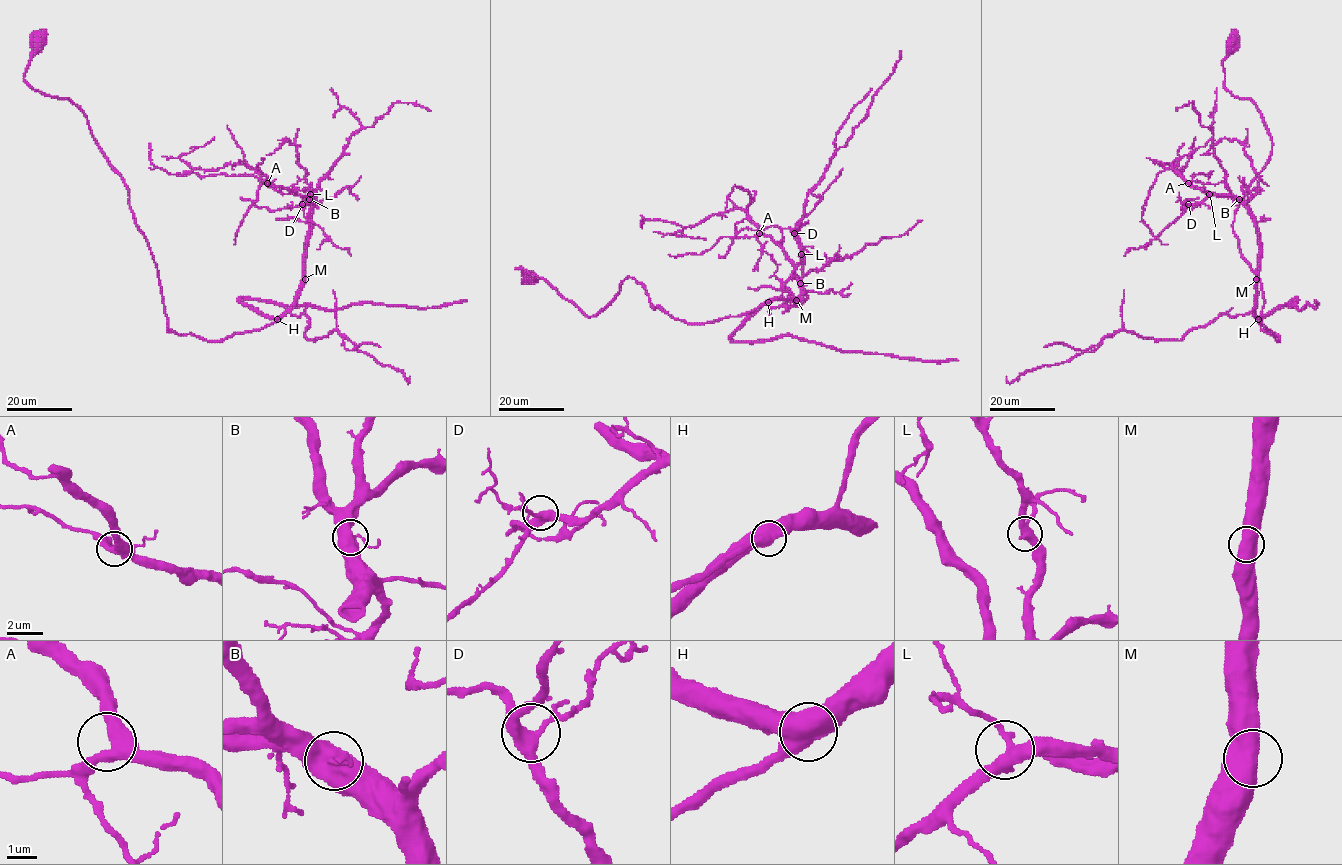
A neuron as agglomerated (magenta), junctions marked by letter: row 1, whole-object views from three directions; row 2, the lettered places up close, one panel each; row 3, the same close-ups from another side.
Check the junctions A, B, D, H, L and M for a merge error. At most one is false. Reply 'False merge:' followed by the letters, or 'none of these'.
False merge: none of these

